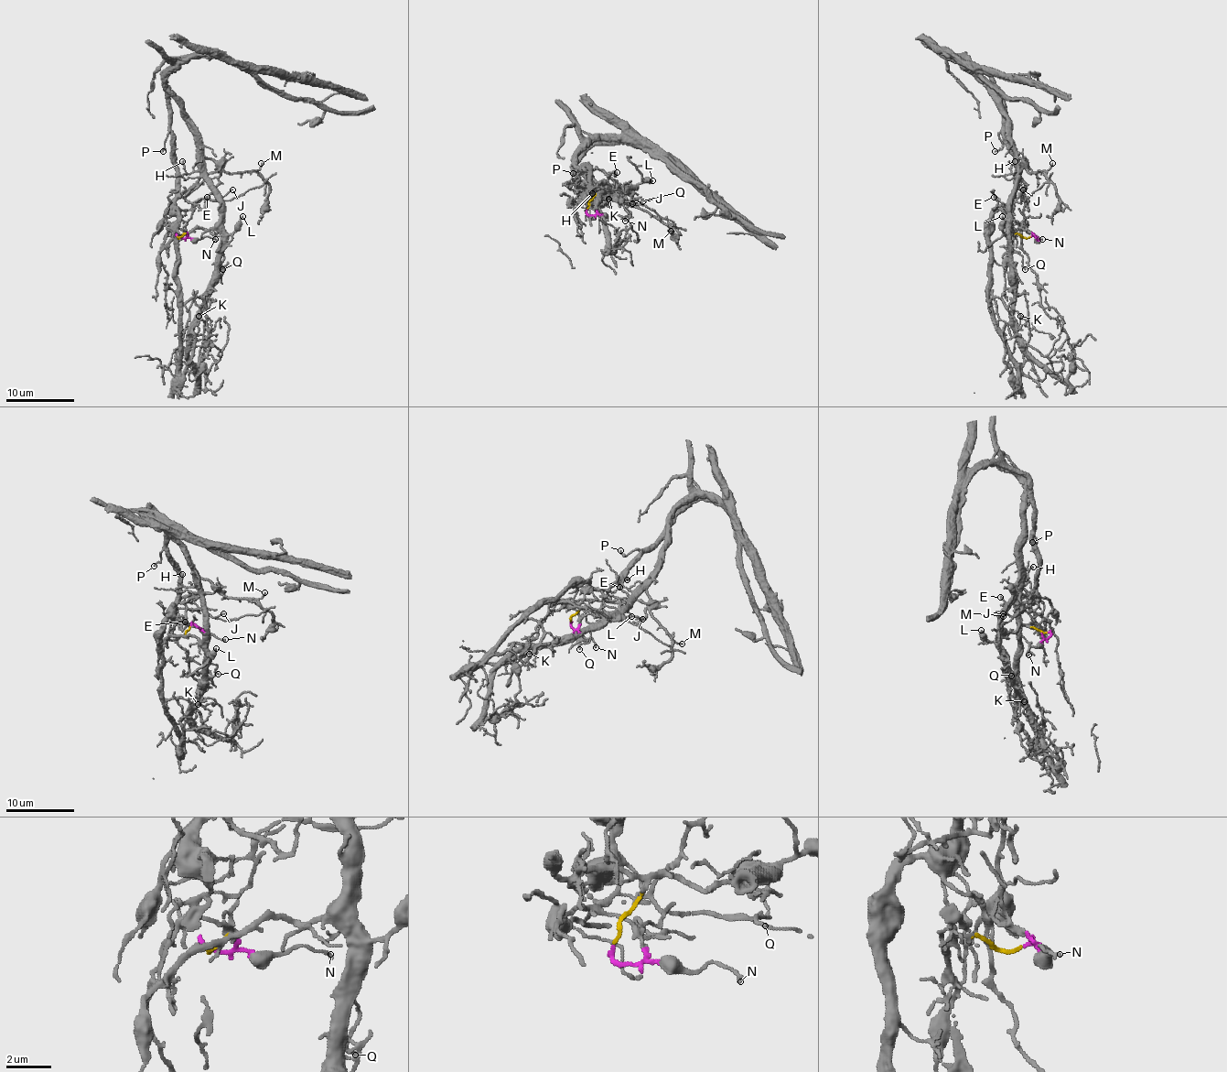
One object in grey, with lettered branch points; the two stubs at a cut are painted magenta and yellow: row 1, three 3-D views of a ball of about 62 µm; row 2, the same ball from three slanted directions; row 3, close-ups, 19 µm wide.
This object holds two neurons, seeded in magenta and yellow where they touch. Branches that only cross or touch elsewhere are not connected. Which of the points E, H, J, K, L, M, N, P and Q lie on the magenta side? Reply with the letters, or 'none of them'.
E, J, N, P

